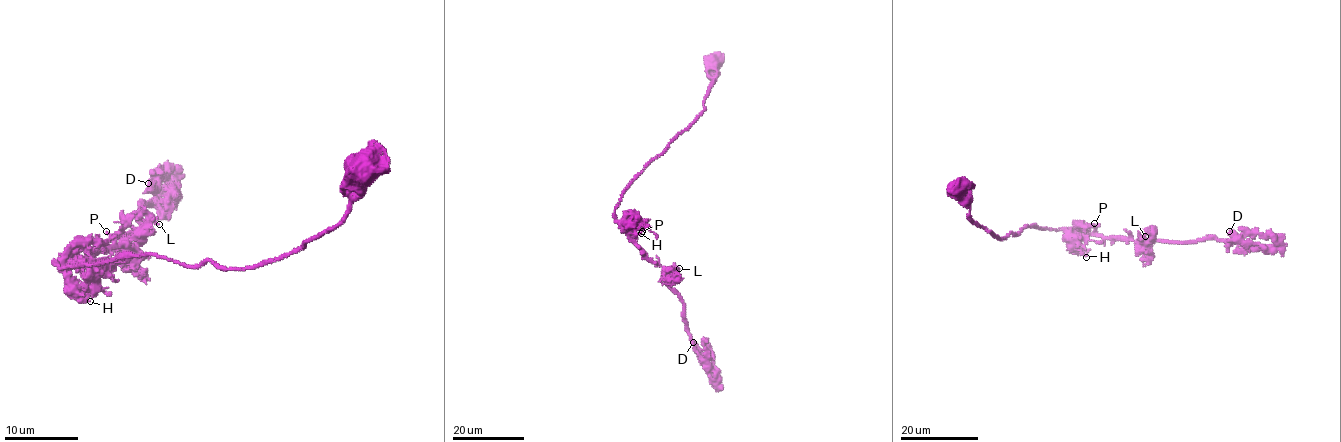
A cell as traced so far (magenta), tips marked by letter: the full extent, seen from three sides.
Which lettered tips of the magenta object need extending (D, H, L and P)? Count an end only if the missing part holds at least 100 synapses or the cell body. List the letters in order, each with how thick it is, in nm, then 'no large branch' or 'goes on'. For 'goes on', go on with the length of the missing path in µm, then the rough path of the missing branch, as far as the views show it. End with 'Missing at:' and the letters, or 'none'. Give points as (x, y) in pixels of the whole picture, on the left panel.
D: calibre 460 nm; no large branch
H: calibre 190 nm; no large branch
L: calibre 180 nm; no large branch
P: calibre 160 nm; no large branch
Missing at: none

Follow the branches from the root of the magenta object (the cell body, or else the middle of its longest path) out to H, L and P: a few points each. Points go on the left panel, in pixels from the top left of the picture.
H: (358, 169), (343, 187), (346, 218), (273, 261), (229, 269), (121, 253), (77, 266), (54, 261), (90, 301)
L: (358, 169), (343, 187), (346, 218), (273, 261), (54, 261), (159, 224)
P: (358, 169), (343, 187), (346, 218), (248, 268), (141, 253), (64, 267), (54, 261), (108, 241), (106, 231)

